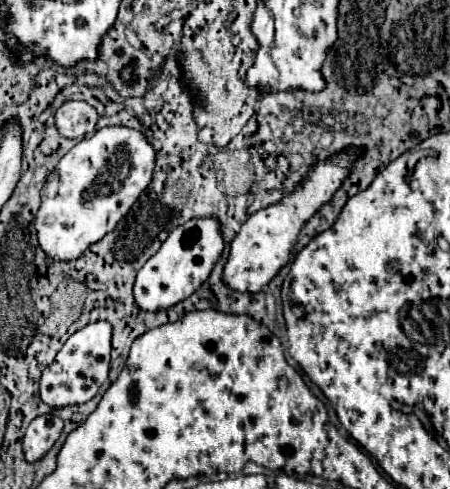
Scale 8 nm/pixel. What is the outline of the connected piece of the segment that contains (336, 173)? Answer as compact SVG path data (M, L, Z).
M350 149L330 157L328 161L314 165L308 179L300 183L294 193L284 197L278 205L272 205L268 209L250 215L230 245L230 255L224 265L222 281L238 293L264 291L268 283L276 277L276 273L290 261L290 251L304 223L320 209L320 205L324 205L334 195L342 179L348 175L348 165L352 163L352 159L356 159L356 155L358 149Z

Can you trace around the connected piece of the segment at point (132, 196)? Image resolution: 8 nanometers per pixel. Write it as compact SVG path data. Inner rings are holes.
M104 127L74 145L42 187L36 235L50 261L74 261L86 247L112 233L118 221L152 181L154 149L146 137L128 127Z

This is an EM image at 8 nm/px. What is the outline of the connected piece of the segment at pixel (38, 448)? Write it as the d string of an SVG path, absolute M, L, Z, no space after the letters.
M46 413L36 417L24 435L24 455L28 463L38 463L48 451L50 447L56 443L56 439L62 433L62 419L54 413Z

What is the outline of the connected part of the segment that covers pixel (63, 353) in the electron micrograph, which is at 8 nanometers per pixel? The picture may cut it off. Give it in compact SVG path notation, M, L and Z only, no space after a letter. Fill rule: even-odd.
M96 321L86 325L84 329L76 331L64 347L58 351L56 359L52 365L48 365L42 373L40 379L40 399L52 407L52 409L62 409L70 405L80 405L90 401L100 385L108 379L108 369L110 369L110 333L112 327L106 321Z

